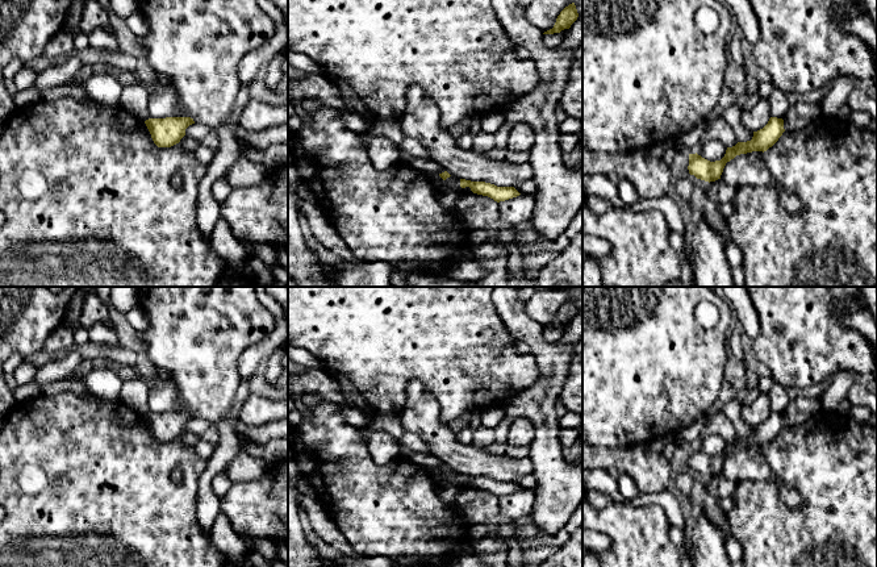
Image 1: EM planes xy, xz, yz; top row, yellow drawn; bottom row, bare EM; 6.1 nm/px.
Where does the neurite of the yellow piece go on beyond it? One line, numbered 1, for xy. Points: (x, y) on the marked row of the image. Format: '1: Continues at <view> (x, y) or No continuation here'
1: No continuation here

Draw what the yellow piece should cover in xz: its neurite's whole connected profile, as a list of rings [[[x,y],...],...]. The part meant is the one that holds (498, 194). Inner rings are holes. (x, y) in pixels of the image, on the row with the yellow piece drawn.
[[[460,179],[460,187],[469,187],[473,193],[488,196],[494,201],[505,201],[513,197],[519,196],[521,193],[514,187],[497,187],[485,182],[471,182]]]

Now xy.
[[[191,117],[149,118],[145,121],[158,147],[171,147],[185,136],[185,129],[195,124]]]

